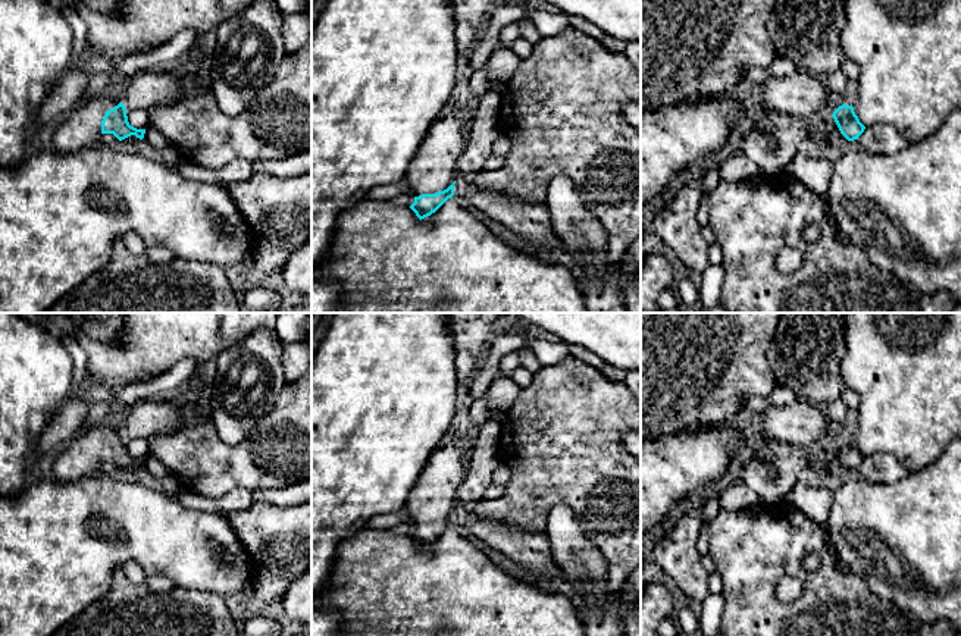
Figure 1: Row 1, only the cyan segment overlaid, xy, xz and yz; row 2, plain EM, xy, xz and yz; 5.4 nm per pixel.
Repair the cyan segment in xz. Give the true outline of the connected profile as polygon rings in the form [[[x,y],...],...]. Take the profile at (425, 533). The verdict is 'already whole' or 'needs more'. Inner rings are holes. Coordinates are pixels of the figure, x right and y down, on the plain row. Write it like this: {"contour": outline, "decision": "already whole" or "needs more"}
{"contour": [[[475,433],[456,438],[428,458],[406,501],[406,521],[414,526],[410,538],[422,549],[454,524],[456,492],[467,476],[464,458],[475,447]]], "decision": "needs more"}

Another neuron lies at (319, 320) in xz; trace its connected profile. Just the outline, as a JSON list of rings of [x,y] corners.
[[[312,313],[312,354],[322,338],[322,330],[326,326],[328,319],[329,317],[325,313]]]

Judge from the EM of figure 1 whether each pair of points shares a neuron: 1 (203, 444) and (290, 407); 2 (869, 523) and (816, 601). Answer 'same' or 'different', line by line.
1: same
2: different

